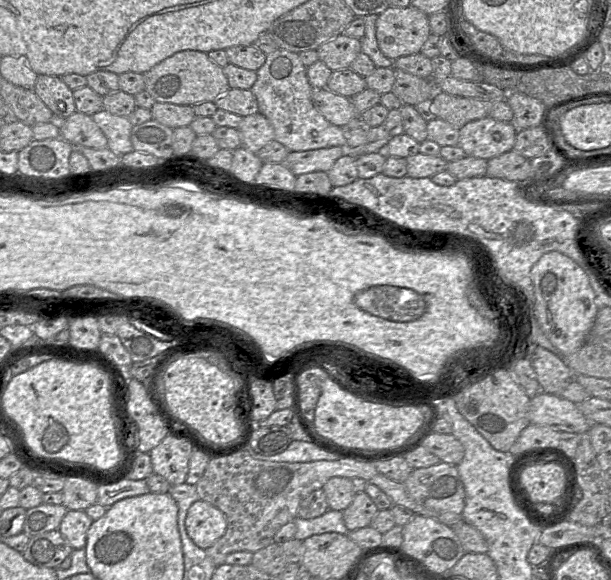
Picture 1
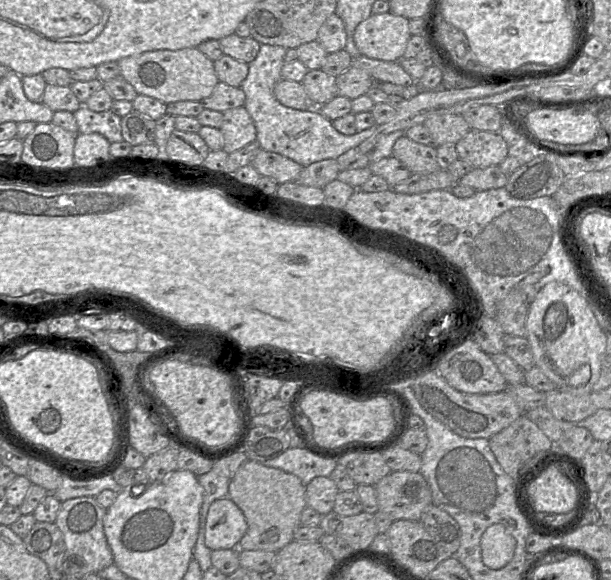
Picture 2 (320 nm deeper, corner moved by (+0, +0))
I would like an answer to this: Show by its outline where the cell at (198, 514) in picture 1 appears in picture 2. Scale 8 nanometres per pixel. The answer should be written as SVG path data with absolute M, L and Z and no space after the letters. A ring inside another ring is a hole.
M228 496L210 505L205 529L205 544L210 550L238 549L246 531L243 512Z

